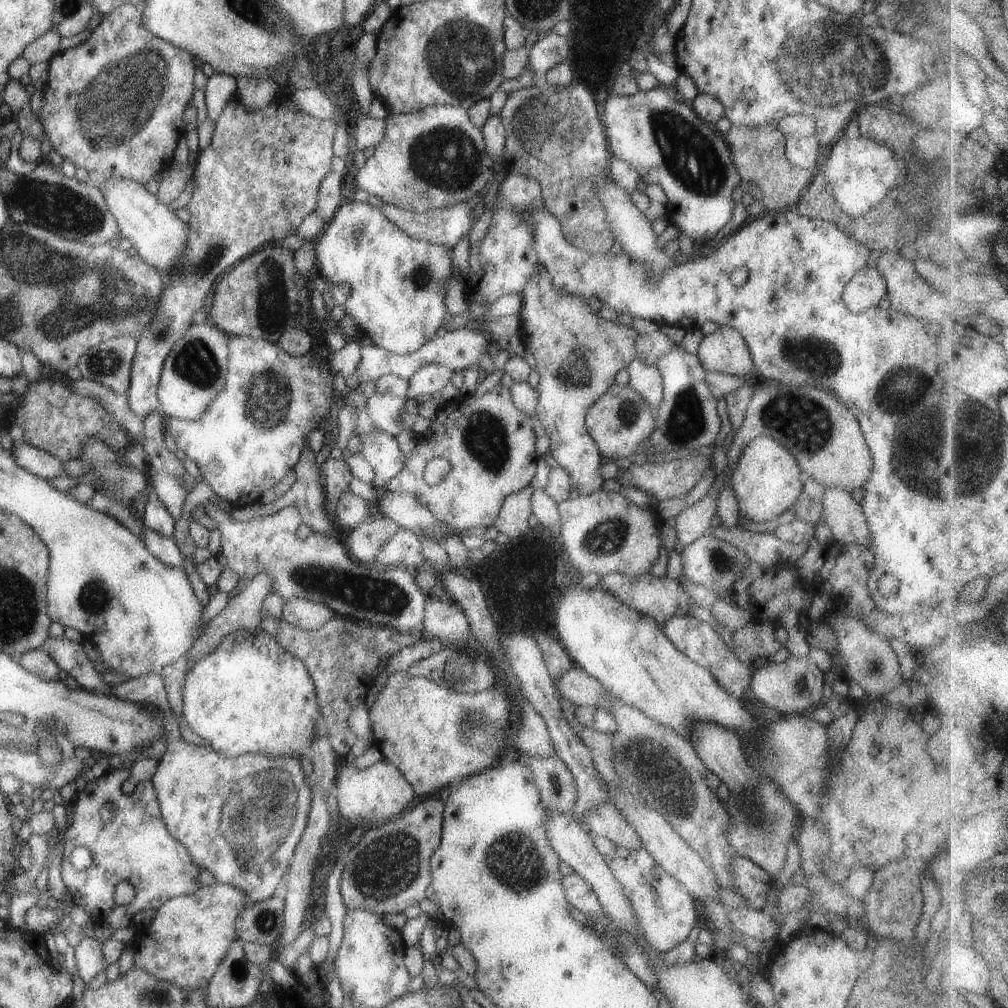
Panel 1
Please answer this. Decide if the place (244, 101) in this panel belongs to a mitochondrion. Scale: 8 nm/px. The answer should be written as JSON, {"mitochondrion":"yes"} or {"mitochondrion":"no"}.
{"mitochondrion":"no"}

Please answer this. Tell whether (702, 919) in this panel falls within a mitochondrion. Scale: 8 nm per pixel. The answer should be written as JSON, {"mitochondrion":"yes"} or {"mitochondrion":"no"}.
{"mitochondrion":"no"}

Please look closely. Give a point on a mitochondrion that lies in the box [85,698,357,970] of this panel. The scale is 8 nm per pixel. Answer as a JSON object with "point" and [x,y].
{"point":[257,813]}

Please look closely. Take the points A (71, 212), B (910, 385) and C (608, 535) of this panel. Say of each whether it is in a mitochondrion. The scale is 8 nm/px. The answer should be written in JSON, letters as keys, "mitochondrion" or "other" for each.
{"A":"mitochondrion","B":"mitochondrion","C":"mitochondrion"}

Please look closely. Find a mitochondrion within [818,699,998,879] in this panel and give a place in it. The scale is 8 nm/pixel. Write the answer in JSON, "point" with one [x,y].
{"point":[841,776]}

